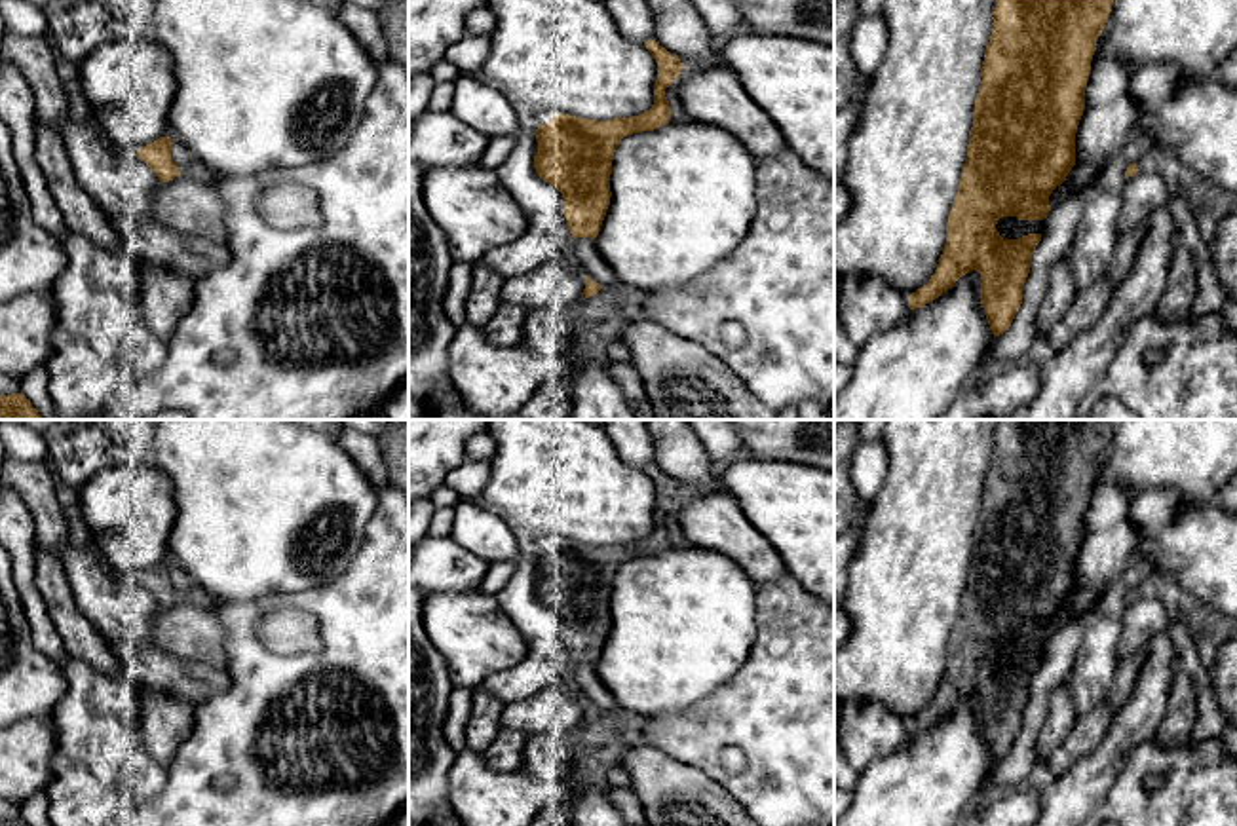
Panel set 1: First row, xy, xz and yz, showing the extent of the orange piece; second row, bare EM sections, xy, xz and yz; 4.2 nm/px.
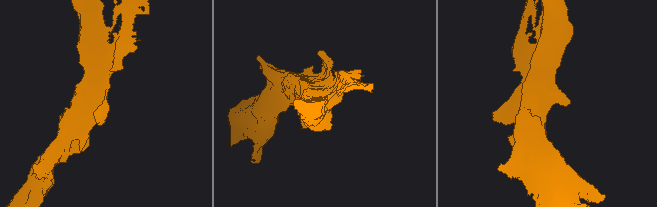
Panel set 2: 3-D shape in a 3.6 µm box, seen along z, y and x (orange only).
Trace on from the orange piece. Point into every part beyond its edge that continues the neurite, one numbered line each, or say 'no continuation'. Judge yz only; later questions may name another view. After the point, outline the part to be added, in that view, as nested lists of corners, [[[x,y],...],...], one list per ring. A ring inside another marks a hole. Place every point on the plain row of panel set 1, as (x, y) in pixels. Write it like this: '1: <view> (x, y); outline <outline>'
no continuation

